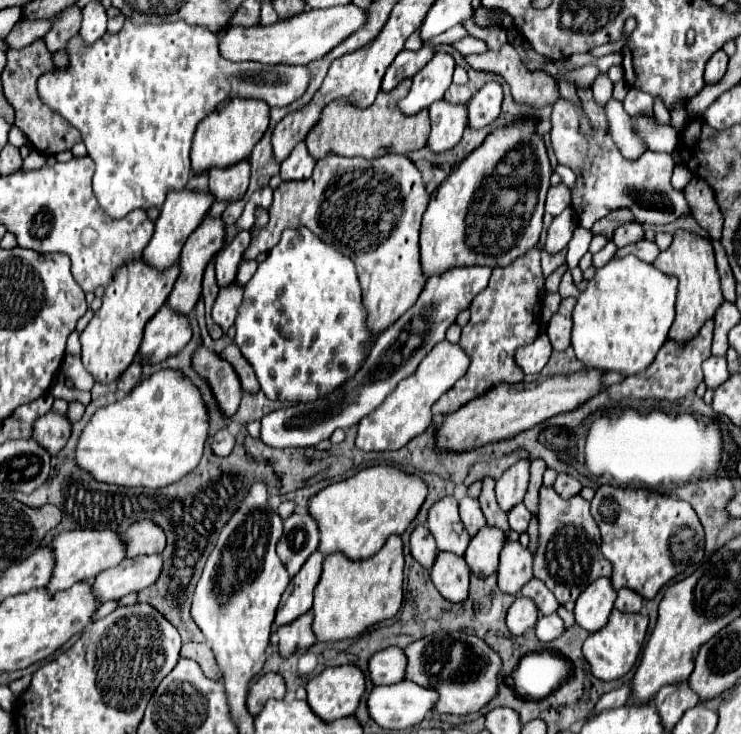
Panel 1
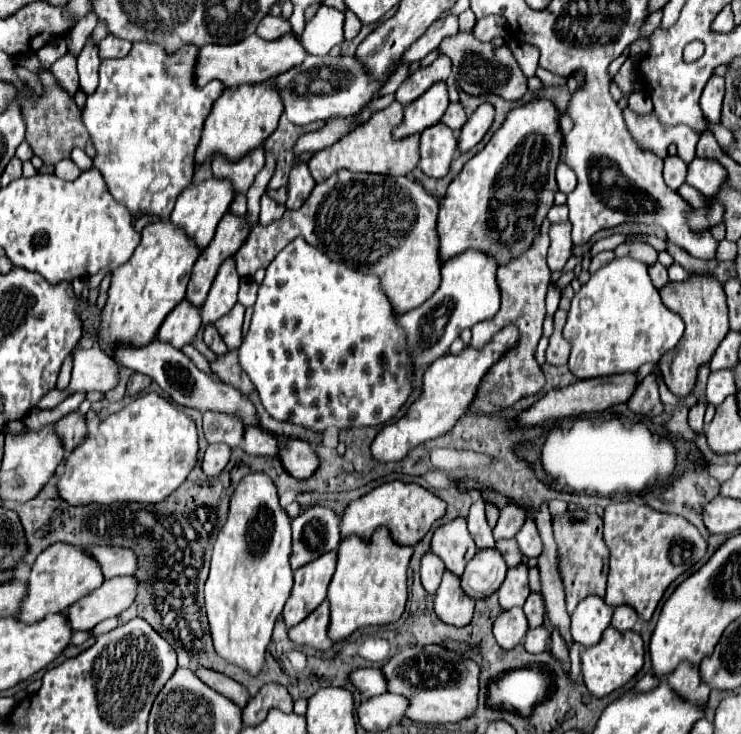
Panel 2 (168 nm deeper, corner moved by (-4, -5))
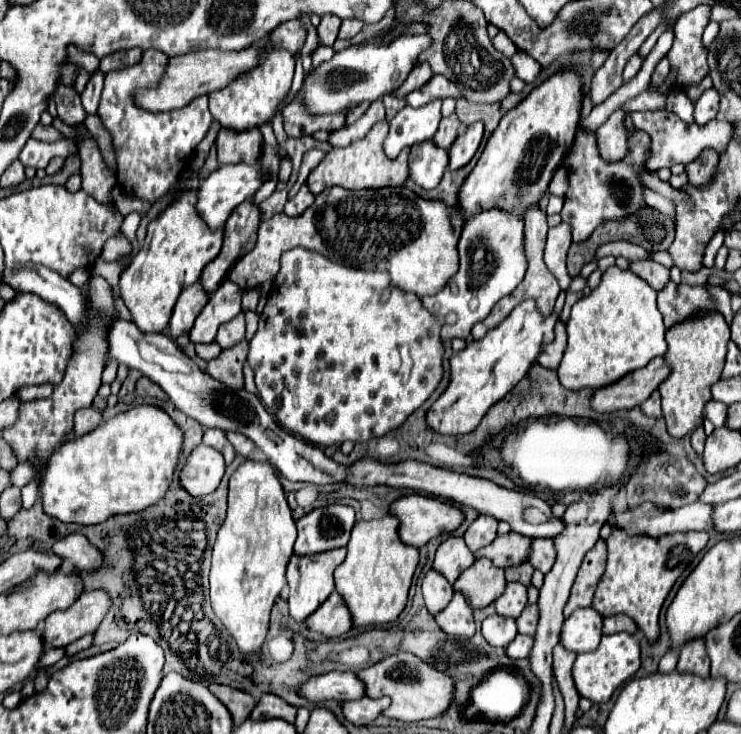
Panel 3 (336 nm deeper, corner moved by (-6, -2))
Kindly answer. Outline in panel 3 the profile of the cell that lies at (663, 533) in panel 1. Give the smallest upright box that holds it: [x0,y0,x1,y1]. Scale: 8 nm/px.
[592,529,708,643]

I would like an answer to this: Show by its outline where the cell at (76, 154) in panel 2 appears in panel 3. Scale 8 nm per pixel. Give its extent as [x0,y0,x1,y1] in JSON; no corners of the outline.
[18,139,78,169]

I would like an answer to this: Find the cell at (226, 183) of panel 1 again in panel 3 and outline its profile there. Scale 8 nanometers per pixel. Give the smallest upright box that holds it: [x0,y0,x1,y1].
[218,129,262,165]

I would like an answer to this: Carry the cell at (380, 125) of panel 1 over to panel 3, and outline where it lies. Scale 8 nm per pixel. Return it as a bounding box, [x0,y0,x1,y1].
[308,121,410,195]

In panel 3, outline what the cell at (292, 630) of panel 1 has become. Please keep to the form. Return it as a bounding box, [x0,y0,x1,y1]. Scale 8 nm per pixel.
[306,591,352,637]

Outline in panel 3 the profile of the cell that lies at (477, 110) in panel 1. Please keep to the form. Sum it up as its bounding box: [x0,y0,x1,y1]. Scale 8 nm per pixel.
[448,123,484,171]

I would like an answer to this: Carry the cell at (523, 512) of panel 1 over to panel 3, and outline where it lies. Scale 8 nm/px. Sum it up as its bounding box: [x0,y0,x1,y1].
[530,539,556,573]

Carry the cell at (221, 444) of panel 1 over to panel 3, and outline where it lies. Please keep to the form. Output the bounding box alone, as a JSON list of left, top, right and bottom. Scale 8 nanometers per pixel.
[178,445,224,497]

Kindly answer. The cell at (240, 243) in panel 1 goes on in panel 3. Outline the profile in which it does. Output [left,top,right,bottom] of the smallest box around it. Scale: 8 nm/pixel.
[188,279,242,345]

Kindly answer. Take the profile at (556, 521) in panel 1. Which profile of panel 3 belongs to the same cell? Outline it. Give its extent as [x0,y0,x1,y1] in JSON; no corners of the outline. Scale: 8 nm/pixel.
[564,539,606,617]

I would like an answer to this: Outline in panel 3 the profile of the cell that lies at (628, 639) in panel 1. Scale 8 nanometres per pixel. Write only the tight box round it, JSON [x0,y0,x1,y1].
[572,633,640,703]

